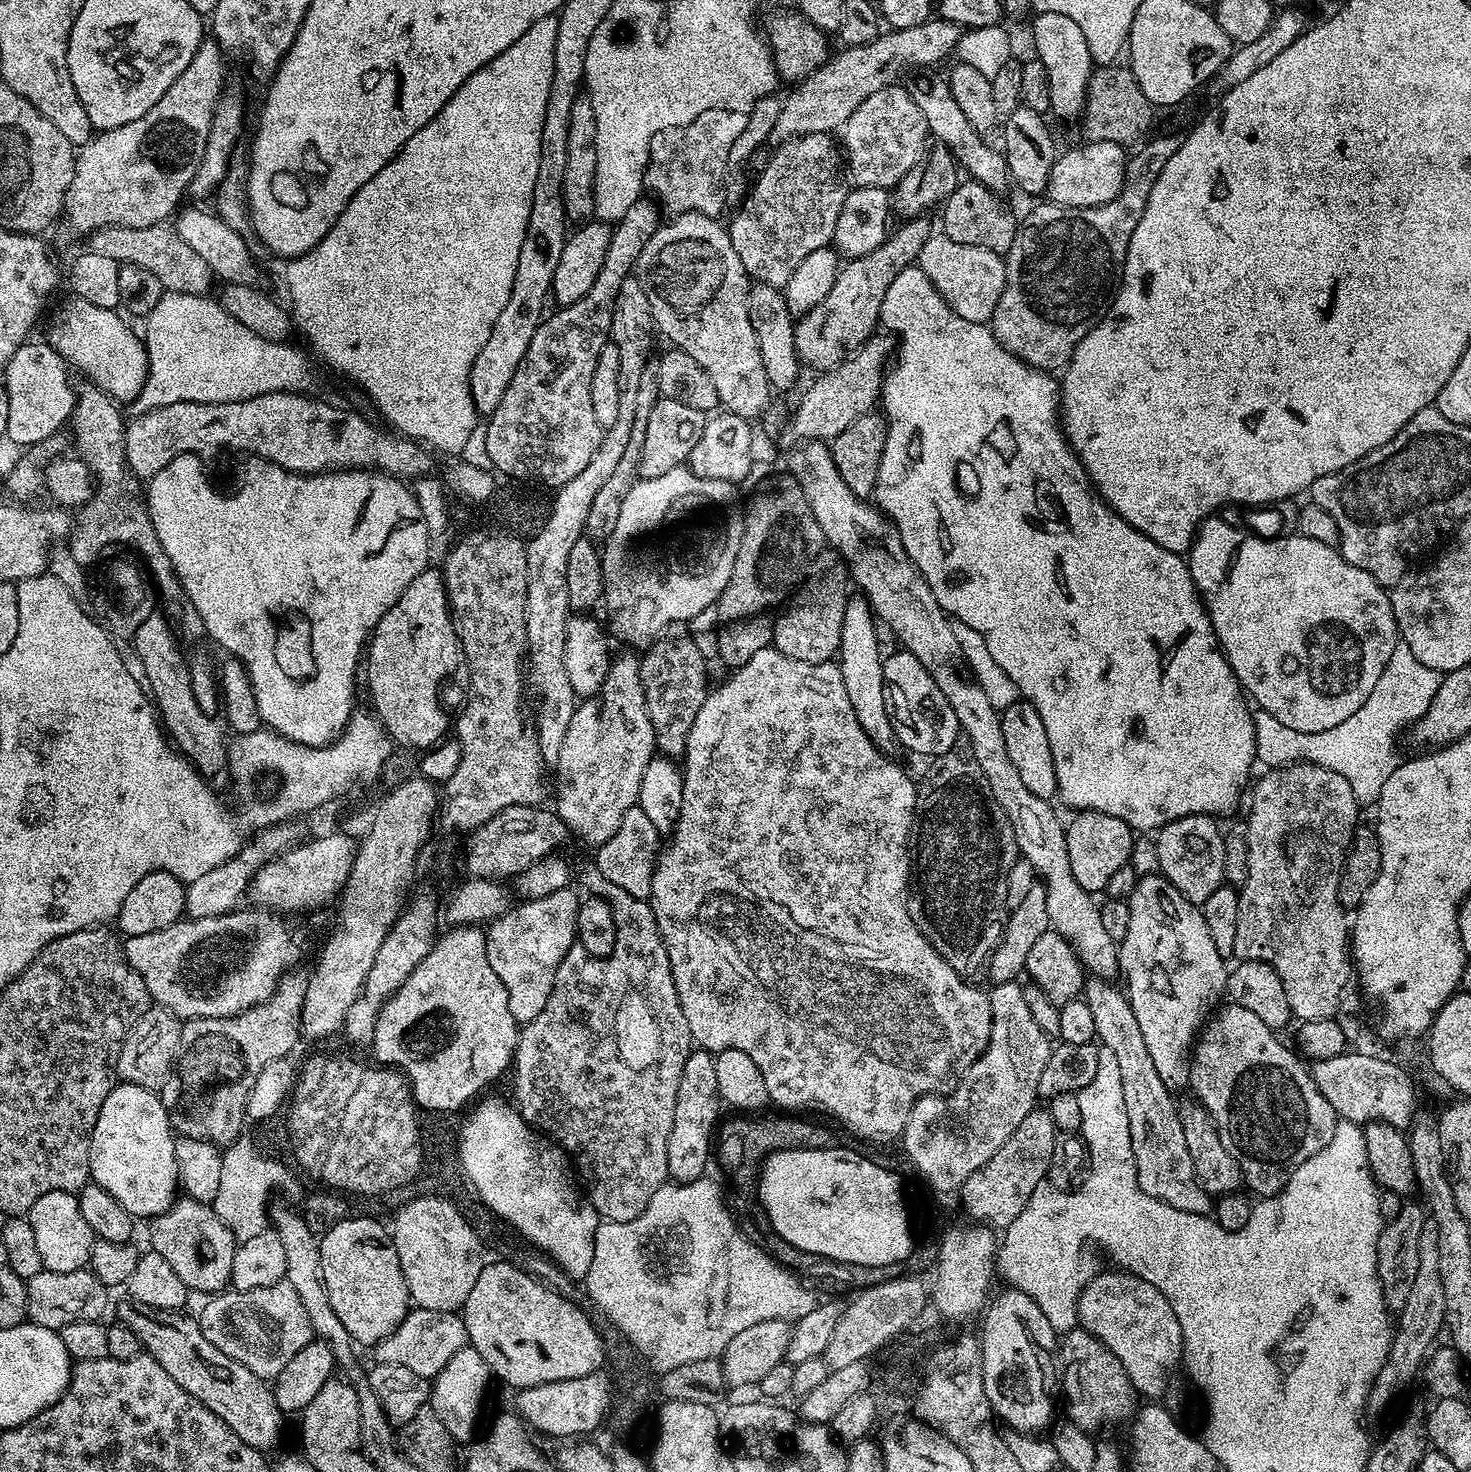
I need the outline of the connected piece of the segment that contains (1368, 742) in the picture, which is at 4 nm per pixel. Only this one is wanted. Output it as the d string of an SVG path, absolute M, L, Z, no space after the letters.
M1398 642L1394 646L1394 654L1390 654L1390 662L1386 662L1386 670L1378 677L1374 690L1370 690L1370 698L1346 718L1346 722L1338 722L1325 732L1299 732L1290 730L1290 726L1282 726L1274 714L1253 711L1254 742L1256 758L1269 769L1283 768L1286 764L1317 764L1334 770L1334 774L1342 774L1346 782L1354 790L1354 798L1361 806L1375 805L1380 797L1384 780L1390 771L1388 764L1388 743L1407 729L1430 710L1430 702L1434 702L1434 694L1438 694L1441 673L1430 666L1422 666L1414 654L1410 654L1407 646Z

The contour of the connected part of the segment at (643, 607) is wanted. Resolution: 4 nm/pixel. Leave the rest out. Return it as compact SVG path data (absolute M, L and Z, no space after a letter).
M681 466L670 470L666 474L658 474L658 478L639 479L630 494L622 502L622 511L618 514L618 526L614 526L612 533L602 548L602 559L604 561L604 598L603 607L608 607L608 616L612 619L611 631L621 636L625 640L625 645L636 650L647 649L648 645L666 630L666 626L689 622L695 615L702 614L702 610L715 605L720 599L722 590L726 590L726 582L730 582L730 574L734 570L734 558L738 558L738 546L742 546L742 534L744 533L744 512L742 511L742 500L737 485L725 480L715 480L714 478L702 478L694 474L691 468Z

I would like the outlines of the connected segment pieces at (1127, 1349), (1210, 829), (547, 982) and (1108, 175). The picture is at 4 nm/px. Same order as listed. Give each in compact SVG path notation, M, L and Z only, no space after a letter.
M1112 1270L1104 1272L1101 1276L1093 1275L1080 1300L1076 1303L1076 1314L1079 1327L1084 1328L1094 1338L1098 1338L1122 1362L1122 1370L1130 1377L1137 1393L1144 1398L1160 1398L1168 1388L1169 1381L1173 1379L1176 1367L1182 1364L1182 1349L1184 1339L1182 1330L1178 1326L1178 1318L1170 1306L1170 1302L1150 1282L1127 1270Z
M1187 816L1170 822L1155 833L1159 871L1194 905L1203 906L1206 898L1225 883L1224 832L1210 816Z
M567 887L554 890L554 894L546 894L546 898L524 900L517 908L516 905L509 907L504 915L487 925L486 954L490 958L490 966L494 966L494 974L498 974L498 978L502 978L502 986L506 986L510 1014L514 1014L517 1025L529 1024L542 1014L542 1010L546 1010L558 966L572 945L577 943L576 919L581 897L572 891Z
M1084 142L1081 145L1081 148L1072 148L1069 152L1061 151L1056 157L1046 185L1047 199L1053 204L1061 204L1067 208L1097 208L1118 198L1122 190L1124 171L1128 165L1125 145L1114 142Z

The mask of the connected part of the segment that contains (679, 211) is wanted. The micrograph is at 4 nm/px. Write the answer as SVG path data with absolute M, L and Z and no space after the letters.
M715 108L698 114L686 126L656 132L651 139L645 185L663 213L675 218L687 212L701 212L719 217L726 205L724 179L730 175L728 159L733 159L732 147L748 125L748 112Z

